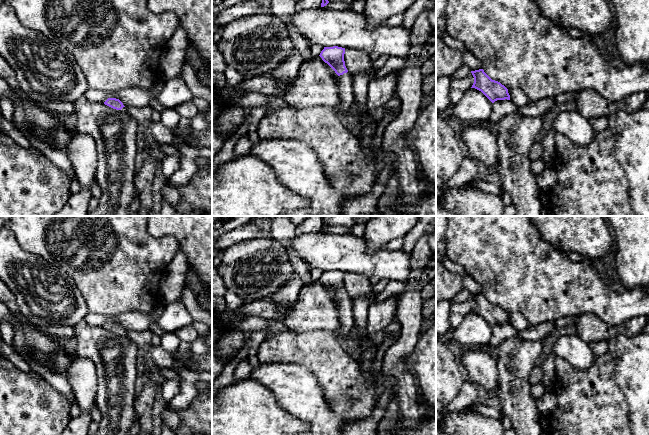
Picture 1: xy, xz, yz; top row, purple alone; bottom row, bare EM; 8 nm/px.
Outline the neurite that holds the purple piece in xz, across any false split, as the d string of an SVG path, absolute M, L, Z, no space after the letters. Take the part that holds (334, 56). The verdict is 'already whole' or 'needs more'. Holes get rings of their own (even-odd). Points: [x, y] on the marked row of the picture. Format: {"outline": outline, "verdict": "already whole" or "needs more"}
{"outline": "M333 46L324 47L319 56L338 75L337 85L340 103L334 109L348 111L353 109L355 98L352 77L345 66L344 54L345 48Z", "verdict": "needs more"}

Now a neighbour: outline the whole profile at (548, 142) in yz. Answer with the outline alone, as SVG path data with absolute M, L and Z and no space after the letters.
M550 129L541 141L543 148L541 158L545 162L545 164L553 163L553 160L556 156L555 134L556 132L553 129Z

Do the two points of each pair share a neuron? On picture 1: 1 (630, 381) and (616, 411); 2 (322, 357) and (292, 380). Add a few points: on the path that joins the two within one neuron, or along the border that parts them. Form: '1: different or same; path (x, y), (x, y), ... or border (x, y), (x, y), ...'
1: different; border (615, 372), (615, 381), (625, 398), (630, 417)
2: different; border (285, 362), (305, 366), (322, 387)

